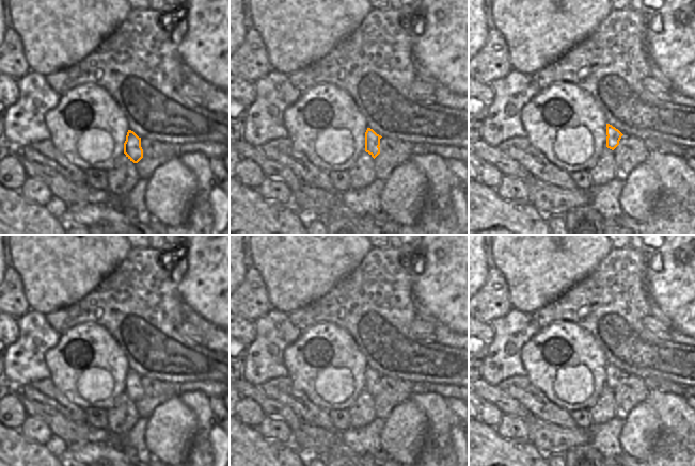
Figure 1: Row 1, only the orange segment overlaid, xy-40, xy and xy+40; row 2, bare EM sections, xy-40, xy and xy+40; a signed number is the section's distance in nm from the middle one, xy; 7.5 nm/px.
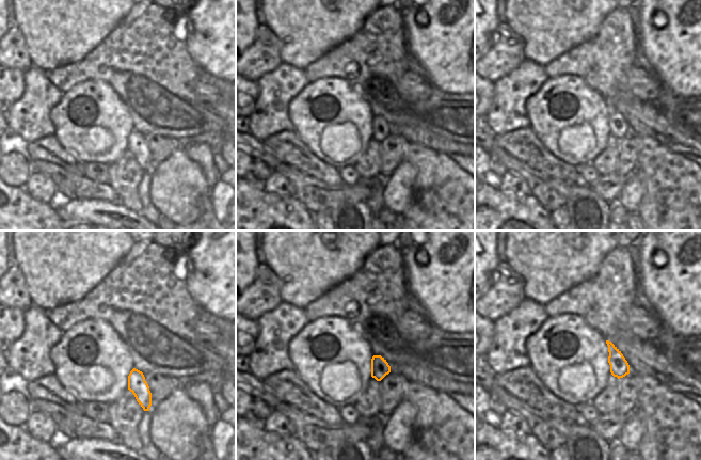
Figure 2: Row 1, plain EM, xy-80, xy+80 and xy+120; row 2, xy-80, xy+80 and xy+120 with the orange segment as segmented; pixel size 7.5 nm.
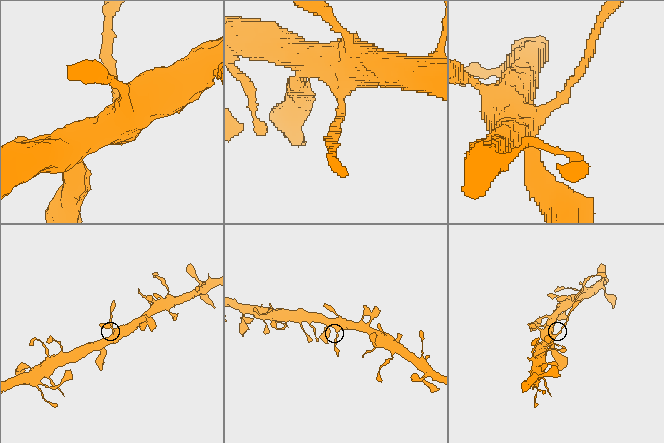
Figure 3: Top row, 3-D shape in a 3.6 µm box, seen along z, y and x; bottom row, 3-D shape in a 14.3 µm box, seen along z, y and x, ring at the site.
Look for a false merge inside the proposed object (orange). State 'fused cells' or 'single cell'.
fused cells

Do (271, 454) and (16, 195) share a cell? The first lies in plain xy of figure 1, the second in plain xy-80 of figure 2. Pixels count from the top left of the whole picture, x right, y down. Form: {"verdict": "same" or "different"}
{"verdict": "same"}

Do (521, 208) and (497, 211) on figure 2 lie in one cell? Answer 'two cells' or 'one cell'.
one cell

